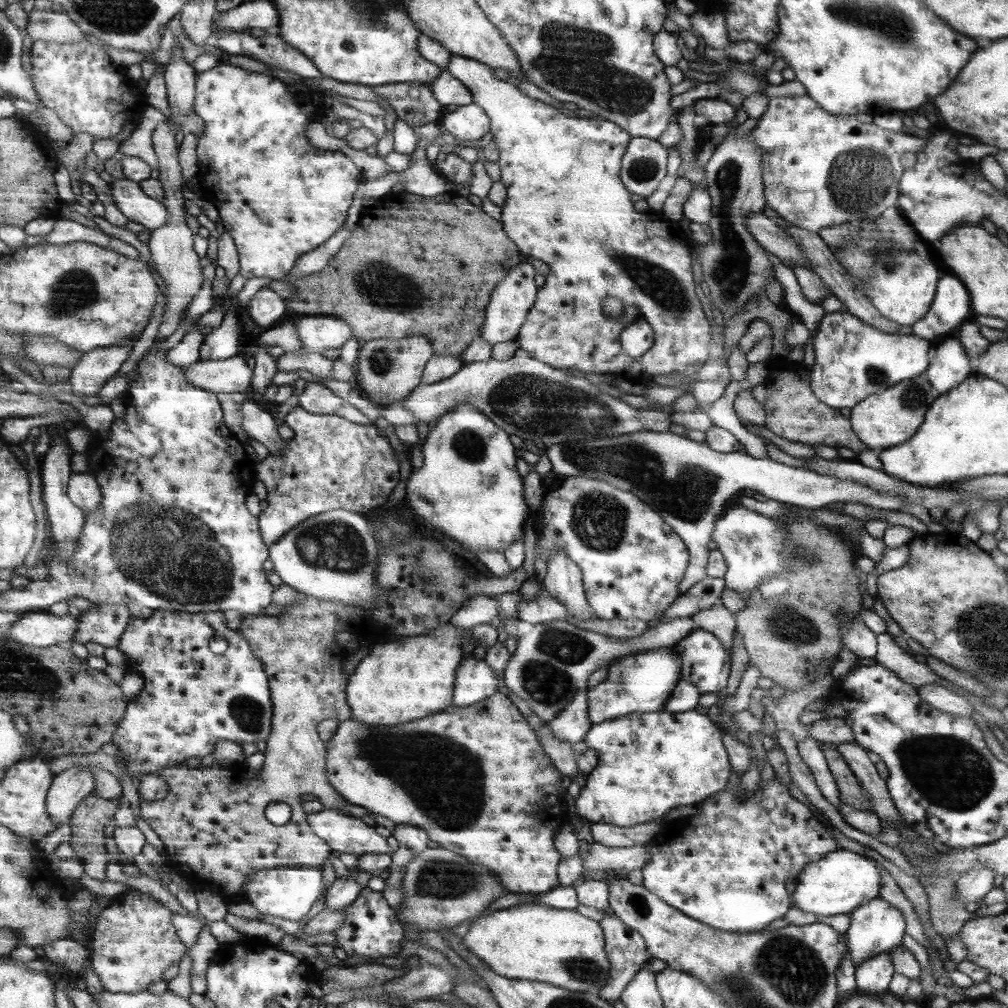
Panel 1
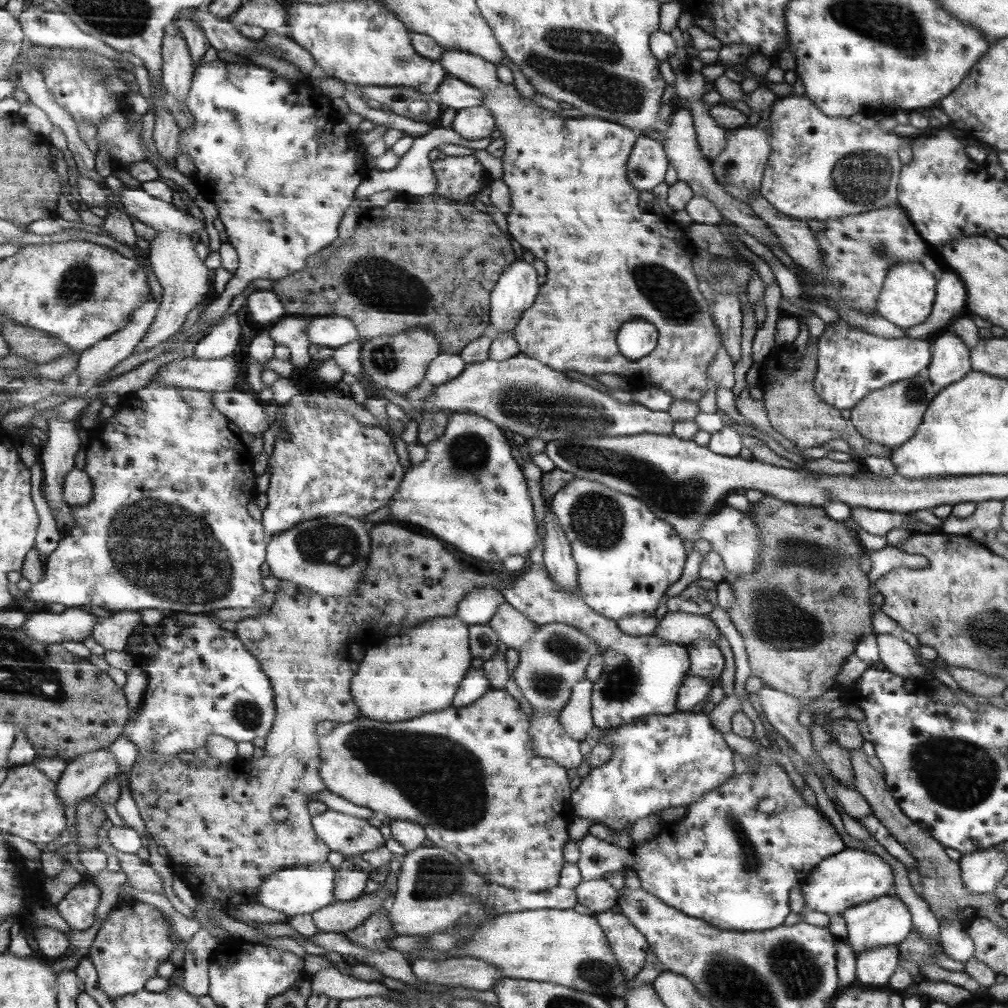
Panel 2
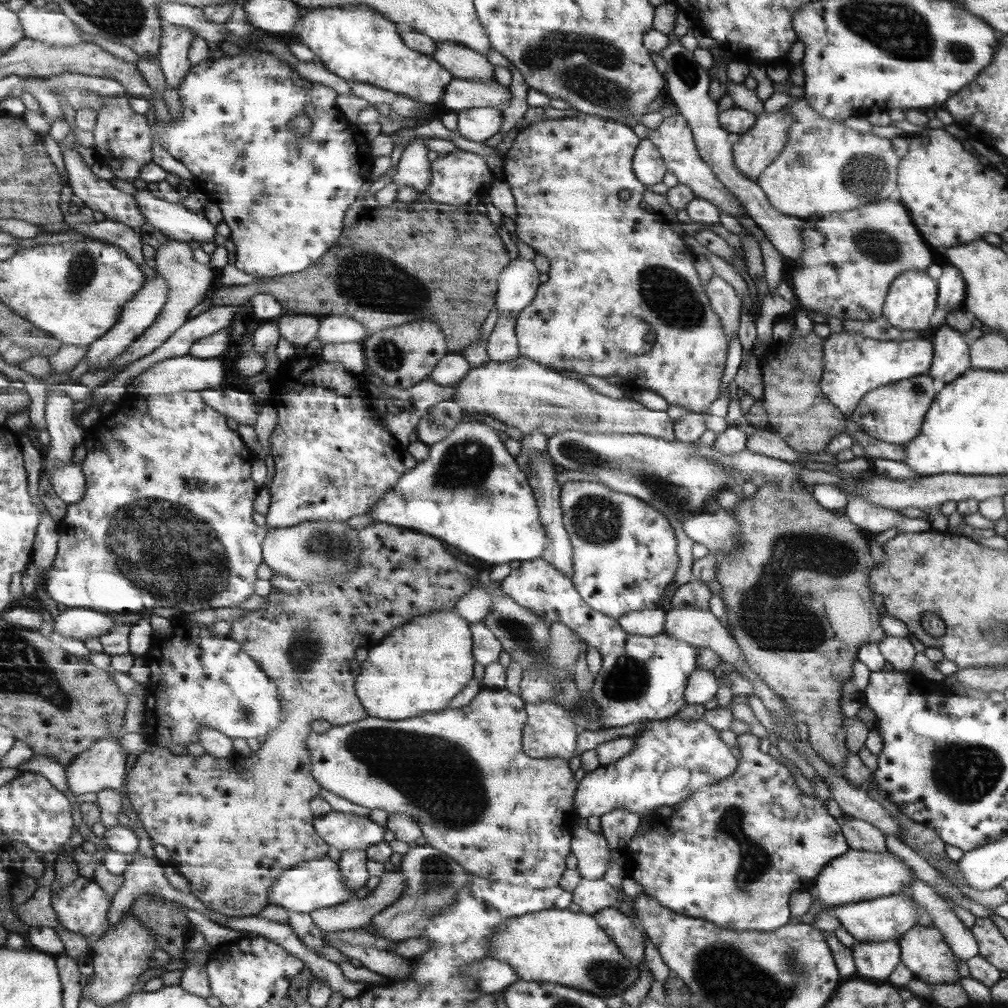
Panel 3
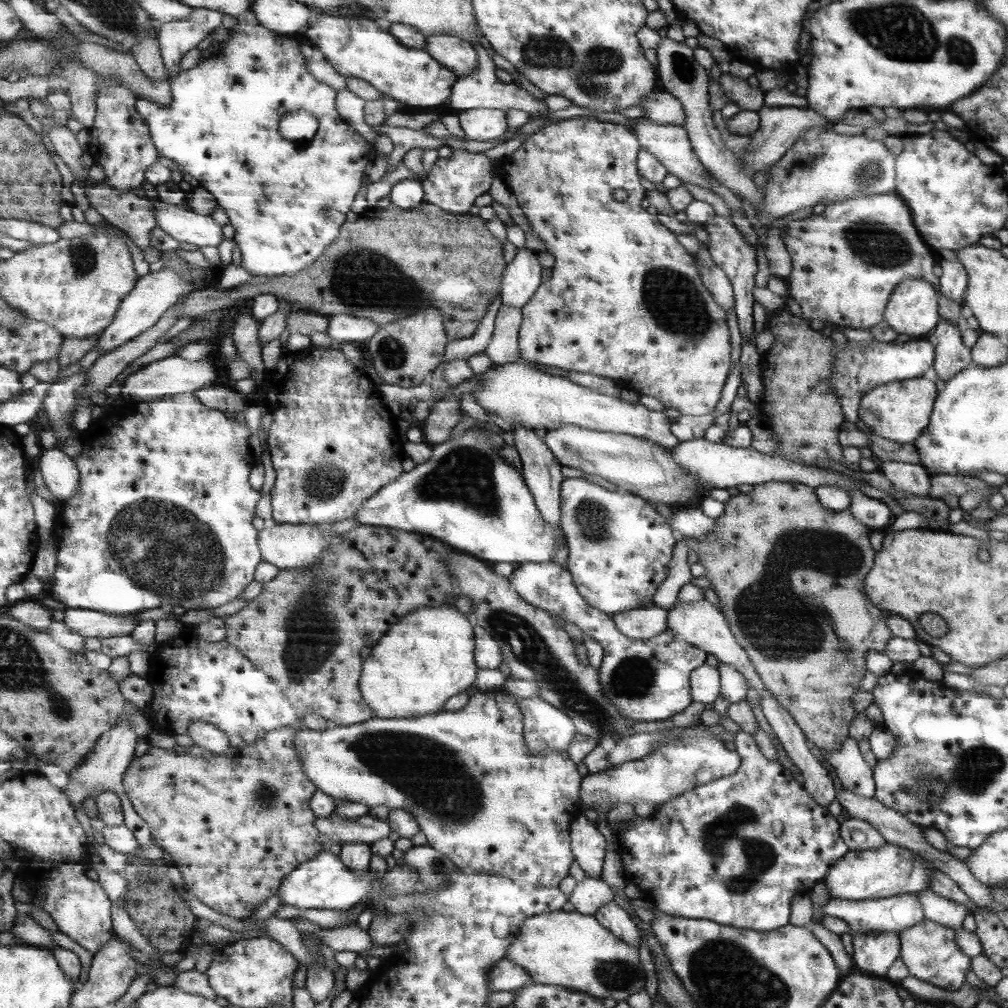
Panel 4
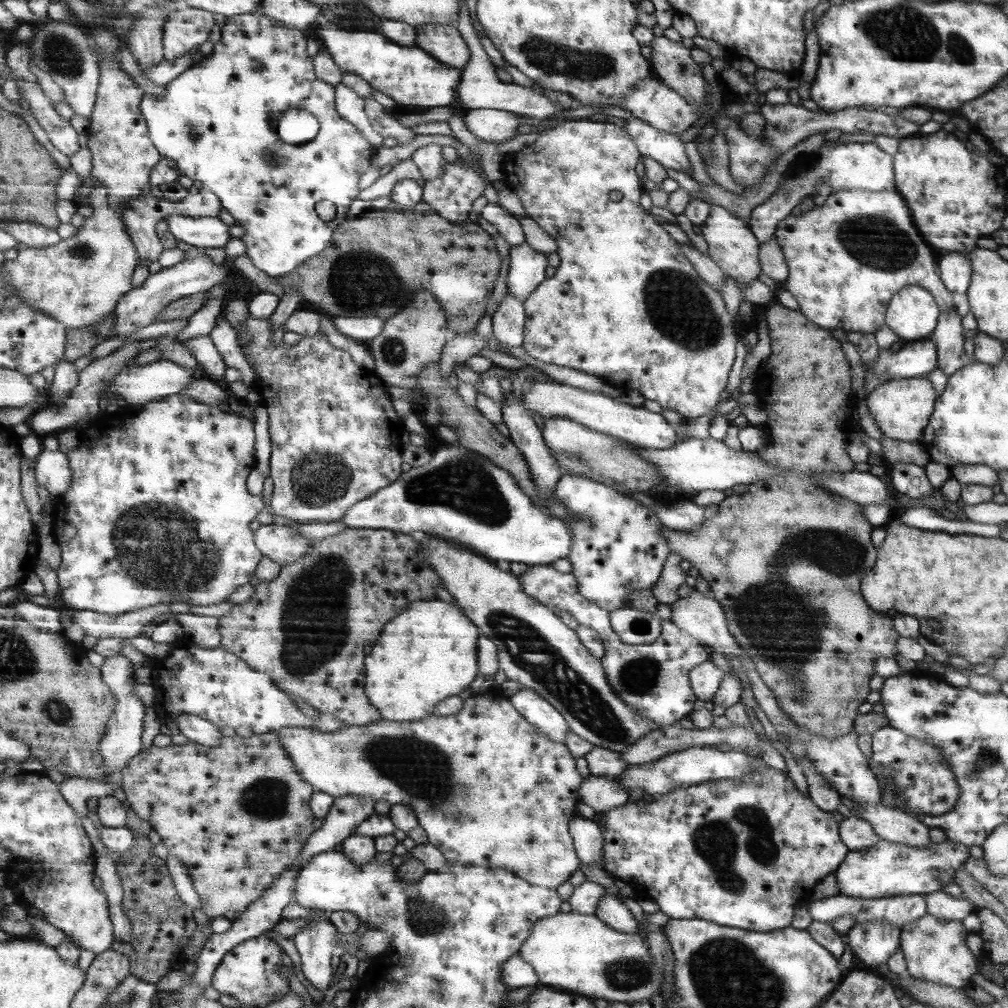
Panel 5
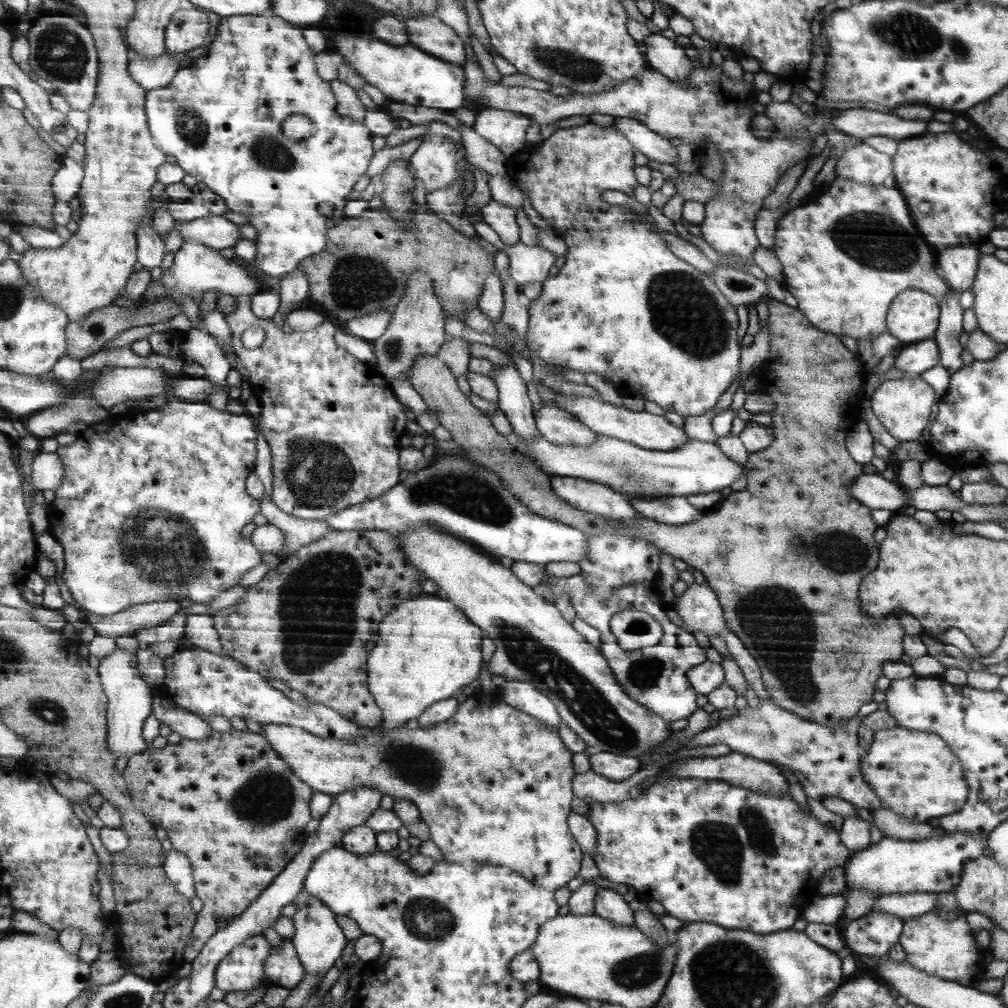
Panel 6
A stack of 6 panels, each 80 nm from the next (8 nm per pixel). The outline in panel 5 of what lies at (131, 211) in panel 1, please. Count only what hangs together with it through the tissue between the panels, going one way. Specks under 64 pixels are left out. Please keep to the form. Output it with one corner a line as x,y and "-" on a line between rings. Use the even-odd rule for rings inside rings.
171,214
164,219
176,240
199,248
224,248
231,240
229,226
217,217
181,216

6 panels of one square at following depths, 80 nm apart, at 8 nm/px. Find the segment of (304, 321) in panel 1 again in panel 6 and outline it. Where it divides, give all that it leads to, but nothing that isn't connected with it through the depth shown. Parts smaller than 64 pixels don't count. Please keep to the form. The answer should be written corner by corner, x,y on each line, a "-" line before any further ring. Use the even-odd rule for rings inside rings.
379,310
375,314
342,321
342,330
355,338
372,342
384,334
391,318
391,312
388,310

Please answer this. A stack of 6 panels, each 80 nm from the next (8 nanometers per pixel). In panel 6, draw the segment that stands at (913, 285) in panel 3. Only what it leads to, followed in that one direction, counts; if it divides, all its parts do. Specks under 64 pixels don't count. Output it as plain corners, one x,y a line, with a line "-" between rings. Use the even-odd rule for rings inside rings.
917,289
901,291
886,312
886,331
899,343
931,339
940,310
941,305
930,293

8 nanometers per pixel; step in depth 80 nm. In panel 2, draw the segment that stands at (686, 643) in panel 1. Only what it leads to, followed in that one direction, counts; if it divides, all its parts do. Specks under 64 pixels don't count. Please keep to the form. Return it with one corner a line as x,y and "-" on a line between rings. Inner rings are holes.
695,640
693,644
687,644
690,654
690,676
705,679
711,688
720,683
719,677
723,672
724,659
718,645
711,644
707,640

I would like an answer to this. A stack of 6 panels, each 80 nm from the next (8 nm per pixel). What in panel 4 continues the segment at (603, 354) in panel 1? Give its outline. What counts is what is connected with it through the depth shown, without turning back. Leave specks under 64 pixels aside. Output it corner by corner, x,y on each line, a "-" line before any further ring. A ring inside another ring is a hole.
439,34
426,37
425,51
443,67
459,76
471,74
478,63
478,53
472,44
457,36
-
590,115
574,116
568,119
543,125
535,130
531,136
525,136
525,140
519,144
519,148
509,156
499,160
501,176
504,183
515,196
521,214
527,220
528,228
532,236
538,238
544,246
544,251
554,258
549,281
541,284
535,294
520,308
521,322
518,328
518,351
524,361
554,366
561,370
580,372
610,378
627,387
639,395
647,395
656,398
663,404
665,409
672,408
683,416
703,416
711,413
715,406
721,386
727,378
729,370
729,334
725,326
725,314
721,312
719,304
713,299
711,292
703,288
702,280
695,270
693,258
679,246
675,240
675,234
665,230
657,222
657,214
647,214
641,208
641,200
645,198
645,190
637,176
637,152
641,146
634,134
625,125
612,122
598,121
-
613,190
625,190
627,199
624,202
615,202
611,198
-
575,208
641,208
641,210
575,210

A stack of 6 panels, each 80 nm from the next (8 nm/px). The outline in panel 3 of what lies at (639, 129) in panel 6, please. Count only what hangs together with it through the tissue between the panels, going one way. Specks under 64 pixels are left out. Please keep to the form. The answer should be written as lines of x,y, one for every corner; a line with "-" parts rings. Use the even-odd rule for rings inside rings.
677,114
663,118
658,127
647,131
647,136
644,139
649,140
655,146
655,150
659,152
666,170
673,172
678,183
691,189
694,197
711,202
715,209
719,209
723,214
728,214
734,218
743,213
744,209
733,198
733,194
730,194
721,185
721,182
715,178
715,174
711,172
711,168
699,158
697,150
695,150
695,144
693,144
690,128
687,126
687,121
683,116

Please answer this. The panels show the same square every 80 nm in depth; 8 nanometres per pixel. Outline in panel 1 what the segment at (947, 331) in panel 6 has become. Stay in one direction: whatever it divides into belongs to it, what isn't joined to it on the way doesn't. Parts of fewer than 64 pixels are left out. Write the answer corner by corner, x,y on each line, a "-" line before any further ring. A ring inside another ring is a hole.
948,337
947,340
934,343
933,346
937,361
928,365
923,375
941,395
965,380
972,361
957,339

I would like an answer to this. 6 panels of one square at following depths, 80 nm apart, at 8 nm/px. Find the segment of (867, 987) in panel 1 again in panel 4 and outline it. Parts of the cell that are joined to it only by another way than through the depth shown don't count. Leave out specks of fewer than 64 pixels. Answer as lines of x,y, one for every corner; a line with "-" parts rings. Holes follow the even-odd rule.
849,932
852,936
850,957
861,972
877,978
885,978
887,969
900,956
900,940
895,932
861,934

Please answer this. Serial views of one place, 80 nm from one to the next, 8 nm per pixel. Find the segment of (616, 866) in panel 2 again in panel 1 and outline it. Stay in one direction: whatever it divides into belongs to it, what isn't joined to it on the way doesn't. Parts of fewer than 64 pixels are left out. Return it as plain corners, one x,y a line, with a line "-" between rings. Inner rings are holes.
591,844
588,855
584,858
584,870
641,870
650,859
647,844
636,844
625,848
611,848

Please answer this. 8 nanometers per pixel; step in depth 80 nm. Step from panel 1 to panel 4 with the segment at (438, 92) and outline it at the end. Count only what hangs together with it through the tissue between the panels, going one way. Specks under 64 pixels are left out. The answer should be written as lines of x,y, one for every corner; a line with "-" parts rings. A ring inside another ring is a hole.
477,40
471,42
475,52
478,53
478,63
476,69
467,76
459,76
451,88
450,96
446,101
448,111
456,113
458,111
471,109
495,109
495,110
509,110
519,109
524,110
527,114
536,112
546,108
544,101
539,102
525,91
512,82
502,83
495,77
496,66
493,64
492,58
487,55
485,49
481,47

